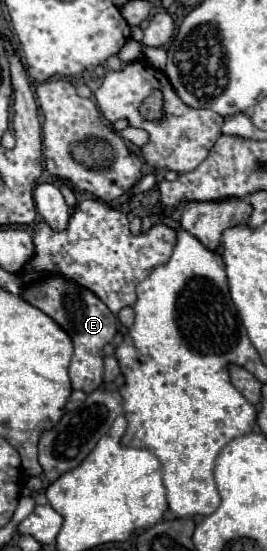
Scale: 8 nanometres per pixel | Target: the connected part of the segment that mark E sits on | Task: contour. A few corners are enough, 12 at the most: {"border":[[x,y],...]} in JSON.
{"border":[[60,276],[22,298],[72,338],[74,390],[102,382],[102,348],[116,316],[90,290]]}

